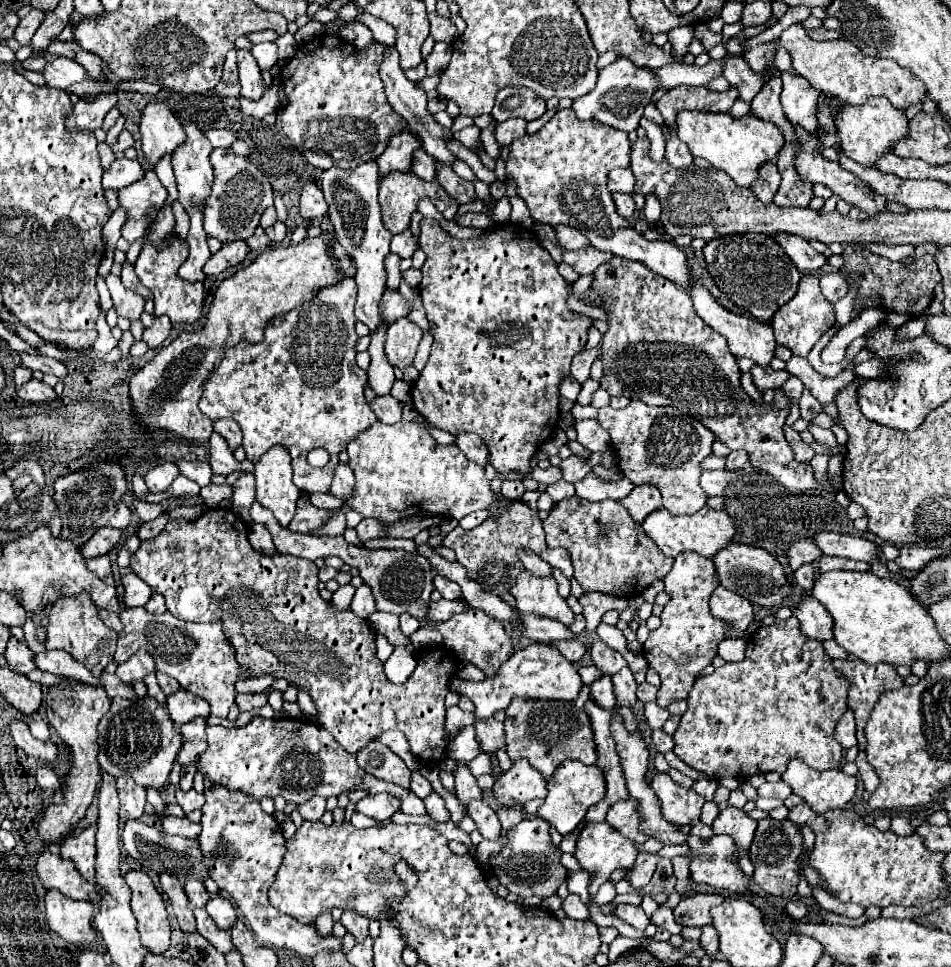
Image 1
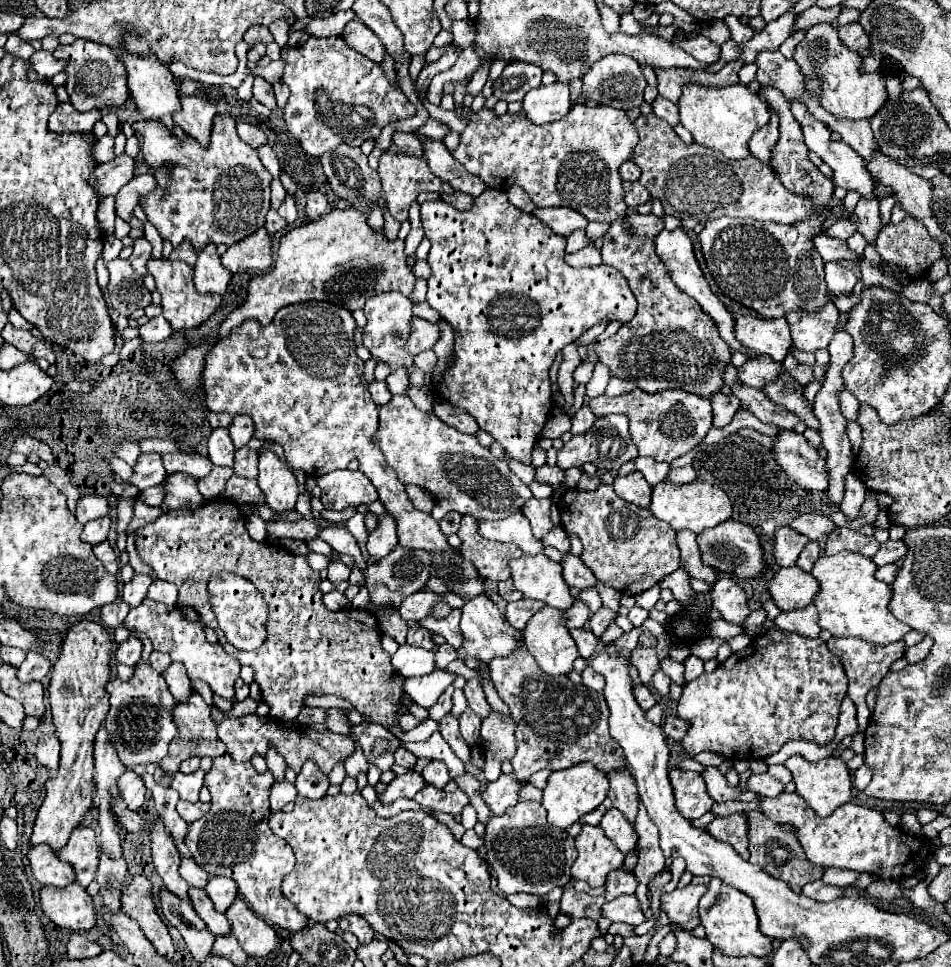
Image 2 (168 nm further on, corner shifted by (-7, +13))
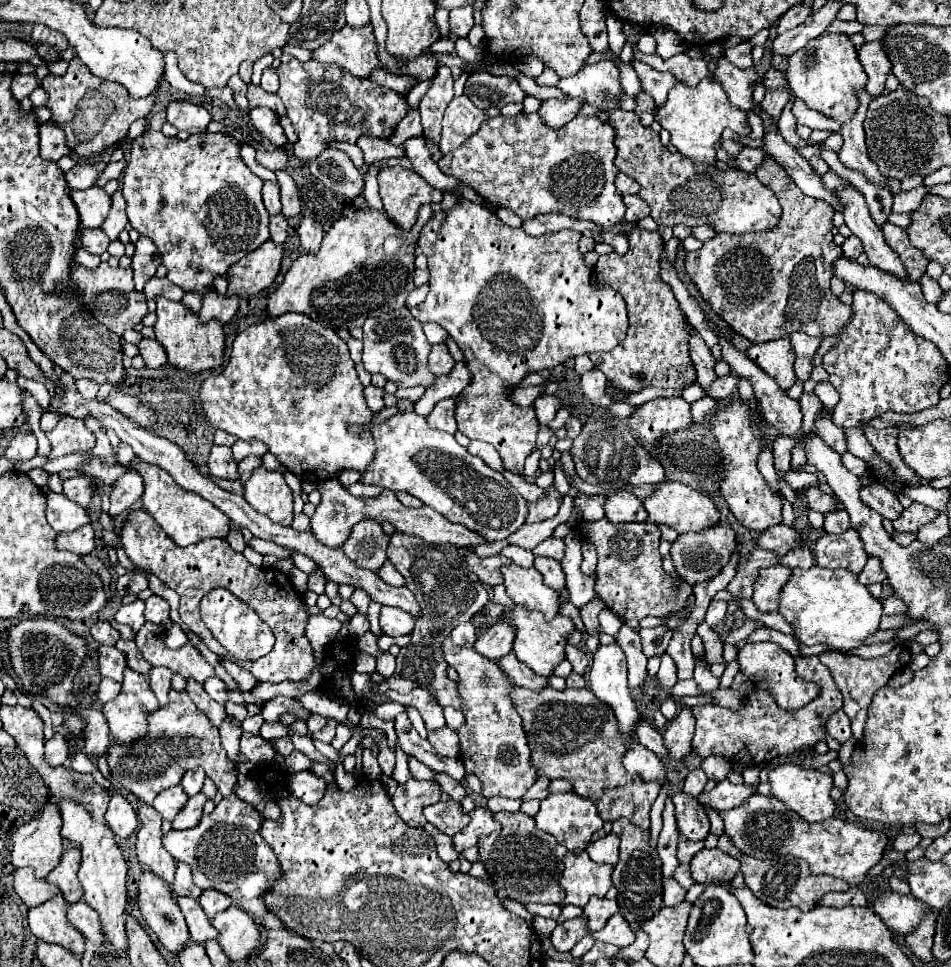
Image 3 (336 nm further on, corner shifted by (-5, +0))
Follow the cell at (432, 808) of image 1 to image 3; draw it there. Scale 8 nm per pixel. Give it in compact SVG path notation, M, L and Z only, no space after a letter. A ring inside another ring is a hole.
M410 758L408 764L410 764L410 772L412 772L414 778L418 778L418 780L436 780L436 772L432 768L428 768L426 764L422 764L420 760Z

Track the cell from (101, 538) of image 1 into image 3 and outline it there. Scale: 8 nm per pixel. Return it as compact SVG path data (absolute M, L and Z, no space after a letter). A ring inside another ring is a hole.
M88 524L86 528L78 528L78 532L70 534L58 534L58 550L70 550L78 556L86 556L96 548L96 538L94 538L94 528Z

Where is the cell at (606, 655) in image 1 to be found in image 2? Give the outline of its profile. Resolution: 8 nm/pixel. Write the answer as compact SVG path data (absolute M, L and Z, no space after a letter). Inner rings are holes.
M600 607L600 611L592 613L592 617L590 617L590 621L588 621L590 631L592 631L596 637L600 637L600 635L606 631L606 627L610 625L612 619L616 619L616 613L614 613L612 609L608 609L608 607Z

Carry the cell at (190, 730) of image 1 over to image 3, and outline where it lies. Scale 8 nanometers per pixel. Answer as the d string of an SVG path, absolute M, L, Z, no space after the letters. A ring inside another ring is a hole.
M170 690L170 704L148 716L146 740L140 740L134 748L122 748L118 744L110 746L108 766L114 782L136 794L144 804L152 804L160 792L178 786L184 772L196 766L214 780L222 796L228 796L236 788L236 766L226 760L226 752L218 740L218 728L210 724L186 692L176 690Z

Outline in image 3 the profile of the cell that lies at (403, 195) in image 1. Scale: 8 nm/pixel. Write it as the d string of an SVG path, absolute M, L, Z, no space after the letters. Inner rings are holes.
M382 166L378 172L380 196L388 218L404 232L414 226L420 204L442 200L442 192L430 188L414 170L402 166Z

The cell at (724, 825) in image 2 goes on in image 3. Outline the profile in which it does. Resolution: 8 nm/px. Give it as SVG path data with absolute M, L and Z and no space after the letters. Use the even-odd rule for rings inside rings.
M702 848L690 862L692 878L698 884L710 884L710 882L722 882L732 880L738 872L740 864L730 854L716 848Z

